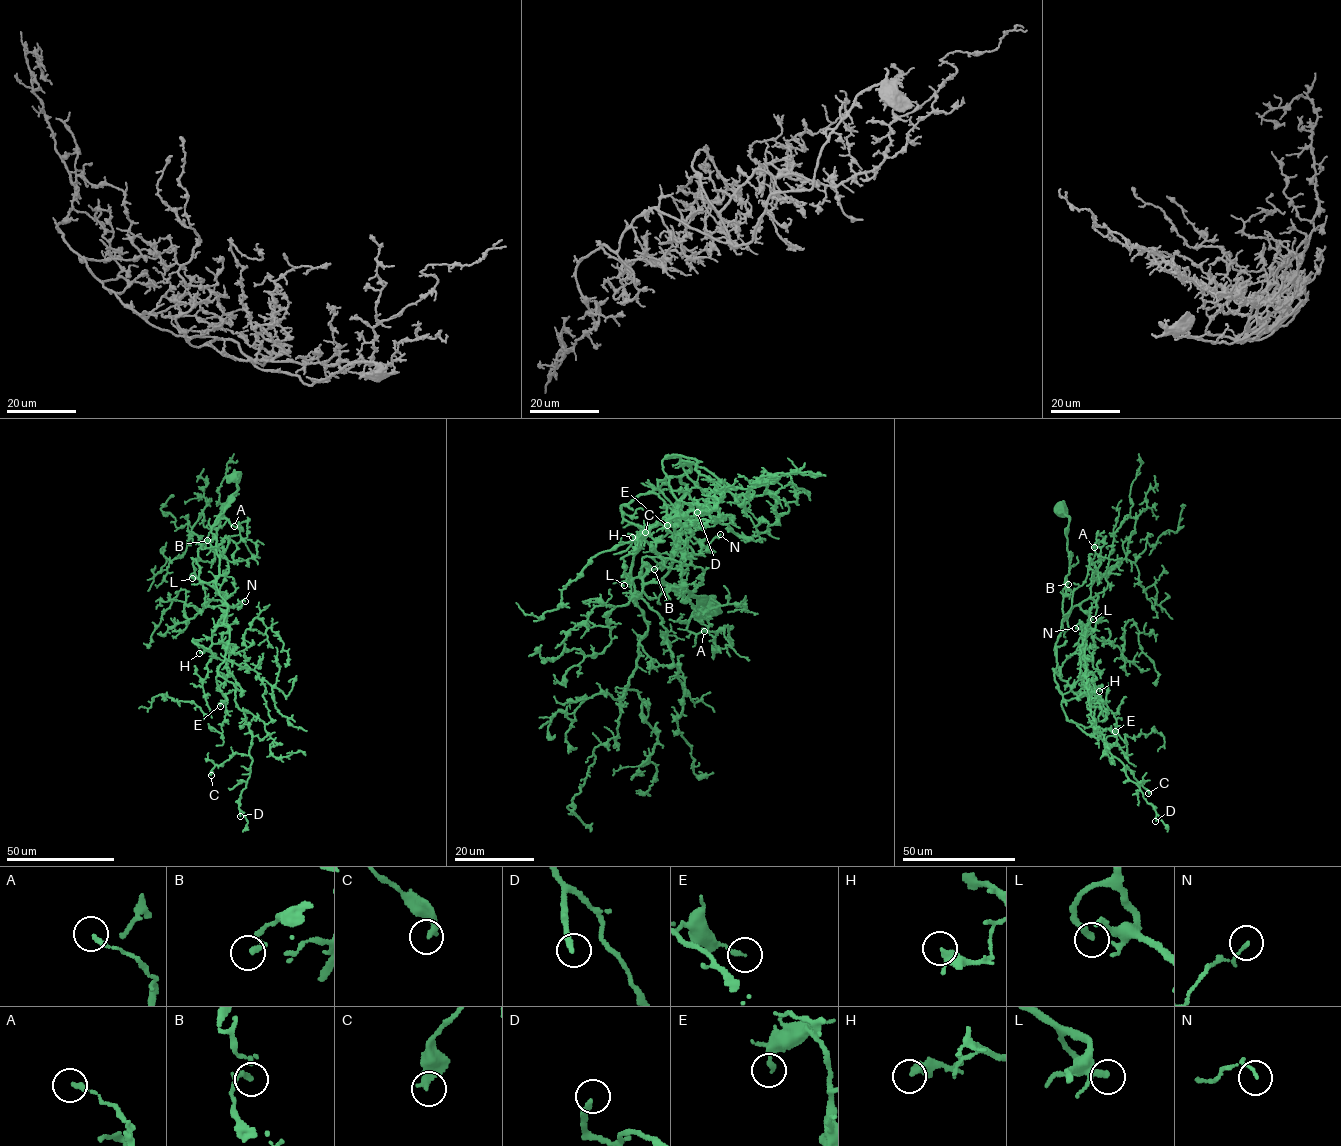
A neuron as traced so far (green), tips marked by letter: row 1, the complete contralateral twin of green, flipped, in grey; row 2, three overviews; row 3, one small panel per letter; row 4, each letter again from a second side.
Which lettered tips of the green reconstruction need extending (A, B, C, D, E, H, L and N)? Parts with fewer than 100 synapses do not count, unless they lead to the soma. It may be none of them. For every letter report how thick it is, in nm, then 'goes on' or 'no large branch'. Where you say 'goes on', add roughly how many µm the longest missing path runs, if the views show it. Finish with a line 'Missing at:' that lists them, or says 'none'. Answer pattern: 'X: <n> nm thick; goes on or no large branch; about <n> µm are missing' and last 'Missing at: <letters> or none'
A: 200 nm thick; no large branch
B: 200 nm thick; no large branch
C: 320 nm thick; no large branch
D: 220 nm thick; no large branch
E: 180 nm thick; no large branch
H: 360 nm thick; no large branch
L: 280 nm thick; goes on; about 45 µm are missing
N: 110 nm thick; no large branch
Missing at: L

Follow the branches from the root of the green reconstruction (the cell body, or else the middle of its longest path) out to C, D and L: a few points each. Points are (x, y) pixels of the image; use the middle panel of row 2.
C: (710, 604), (662, 578), (691, 468), (667, 456), (695, 459), (723, 496), (645, 532)
D: (710, 604), (662, 578), (691, 468), (667, 456), (724, 488), (697, 512)
L: (710, 604), (714, 613), (662, 578), (676, 544), (669, 526), (647, 524), (624, 585)

